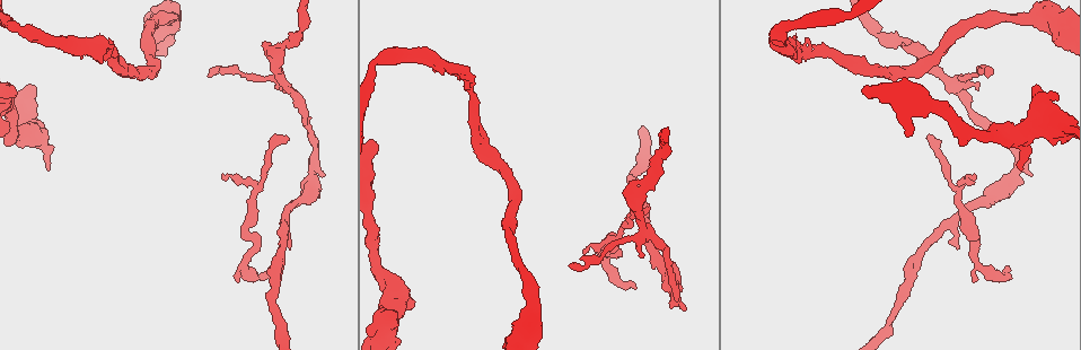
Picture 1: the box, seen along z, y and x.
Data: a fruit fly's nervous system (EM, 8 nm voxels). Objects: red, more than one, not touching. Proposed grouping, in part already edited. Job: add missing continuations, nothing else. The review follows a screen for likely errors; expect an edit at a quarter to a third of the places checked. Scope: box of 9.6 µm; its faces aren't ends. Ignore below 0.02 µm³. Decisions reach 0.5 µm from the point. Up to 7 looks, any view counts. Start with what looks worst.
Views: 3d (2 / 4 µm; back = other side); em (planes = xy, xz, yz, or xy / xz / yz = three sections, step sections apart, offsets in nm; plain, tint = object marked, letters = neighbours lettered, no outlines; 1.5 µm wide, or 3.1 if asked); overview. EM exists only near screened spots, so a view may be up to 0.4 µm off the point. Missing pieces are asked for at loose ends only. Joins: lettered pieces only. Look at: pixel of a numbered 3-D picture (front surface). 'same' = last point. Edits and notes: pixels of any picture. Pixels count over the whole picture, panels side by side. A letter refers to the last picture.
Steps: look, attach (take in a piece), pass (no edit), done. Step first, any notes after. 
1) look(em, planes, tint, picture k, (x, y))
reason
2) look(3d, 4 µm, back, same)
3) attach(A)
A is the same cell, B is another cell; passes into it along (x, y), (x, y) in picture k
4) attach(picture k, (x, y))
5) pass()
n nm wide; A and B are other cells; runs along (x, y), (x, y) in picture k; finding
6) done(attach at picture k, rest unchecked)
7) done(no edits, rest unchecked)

look(em, planes, tint, picture 1, (48, 170))

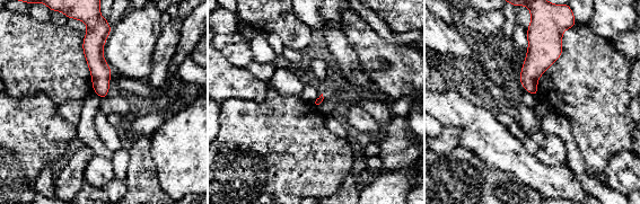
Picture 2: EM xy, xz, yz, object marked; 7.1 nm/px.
look(em, planes, letters, same)

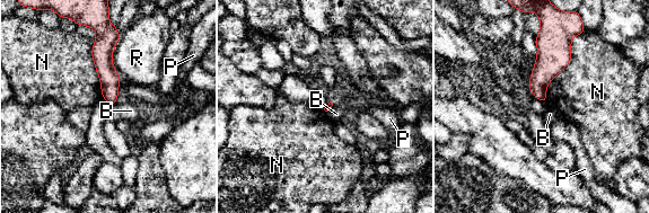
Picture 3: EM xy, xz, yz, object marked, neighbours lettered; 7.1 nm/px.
pass()
B, N, P and R are other cells; border along (116, 104), (112, 106) in picture 3; no lettered piece goes on from it

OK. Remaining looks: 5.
look(3d, 2 µm, picture 1, (224, 177))
branch stops here

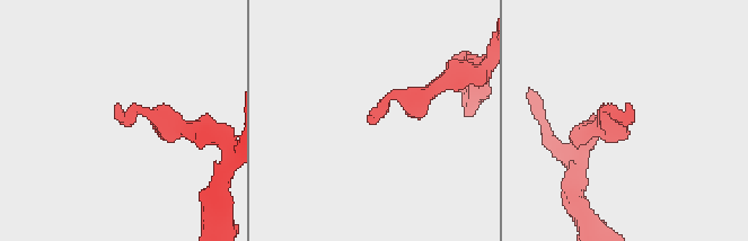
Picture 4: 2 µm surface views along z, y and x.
look(em, xz, step 4, letters, picture 4, (369, 121))
need the tissue

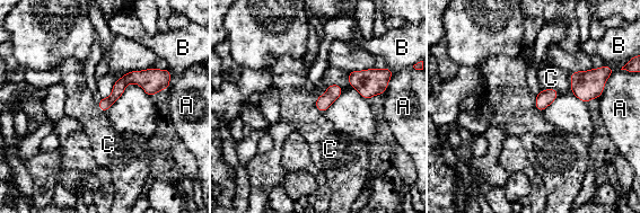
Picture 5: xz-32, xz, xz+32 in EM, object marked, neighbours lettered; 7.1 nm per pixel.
look(em, planes, letters, same)
cut it another way

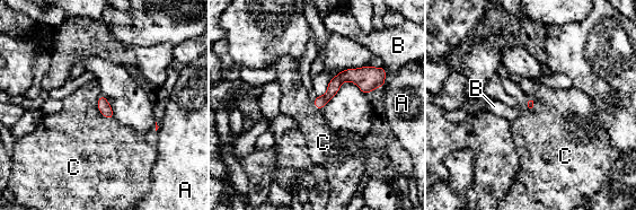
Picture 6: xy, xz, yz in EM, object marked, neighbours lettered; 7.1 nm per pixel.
pass()
A, B and C are other cells; border along (100, 94), (98, 111), (113, 119) in picture 6; no lettered piece goes on from it

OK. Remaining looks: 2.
look(3d, 4 µm, picture 1, (324, 174))
branch stops here

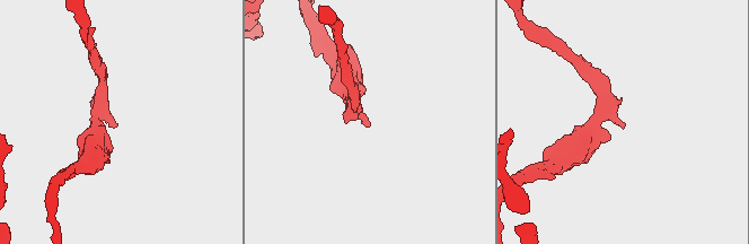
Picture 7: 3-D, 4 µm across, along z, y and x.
look(em, planes, letters, picture 7, (622, 121))
arms of 190, 320 nm

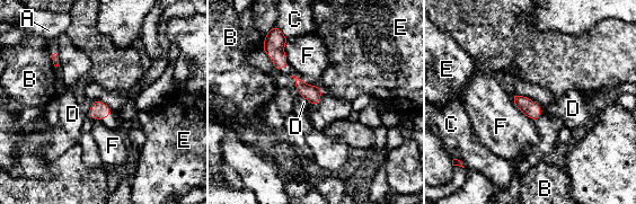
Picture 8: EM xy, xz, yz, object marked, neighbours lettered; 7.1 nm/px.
pass()
110 nm wide; A, B, C, D, E and F are other cells; border along (91, 104), (87, 115) in picture 8; none of them fits

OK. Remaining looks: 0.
done(no edits, rest unchecked)

